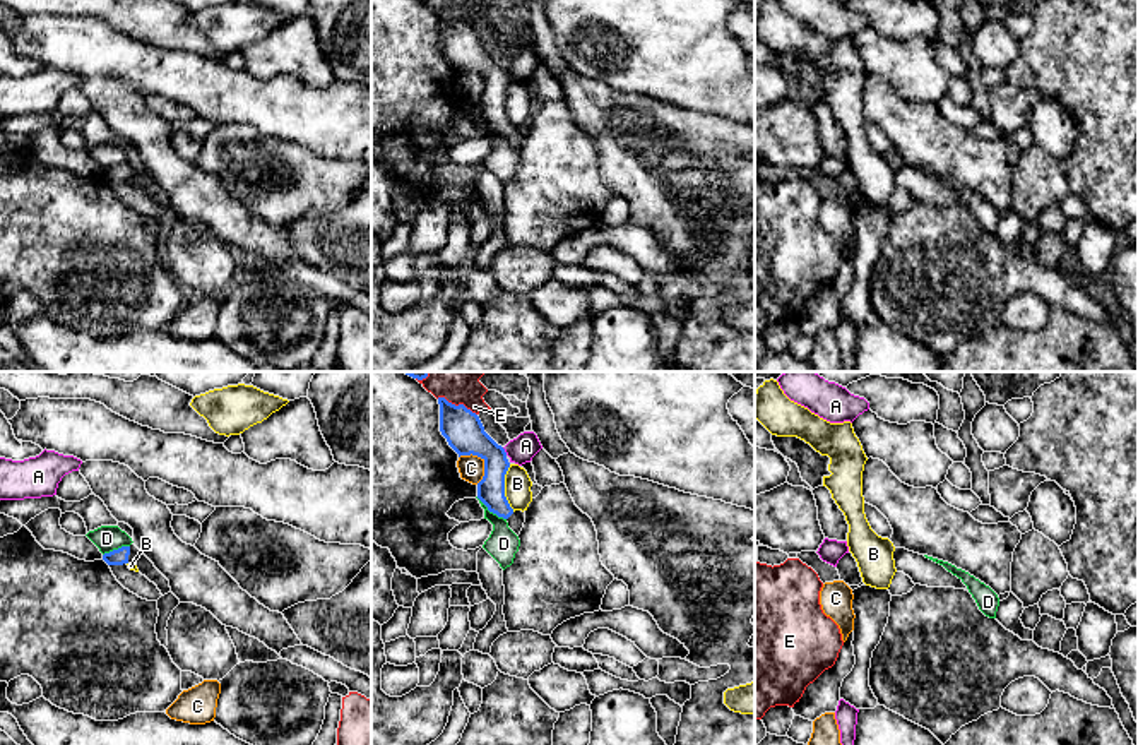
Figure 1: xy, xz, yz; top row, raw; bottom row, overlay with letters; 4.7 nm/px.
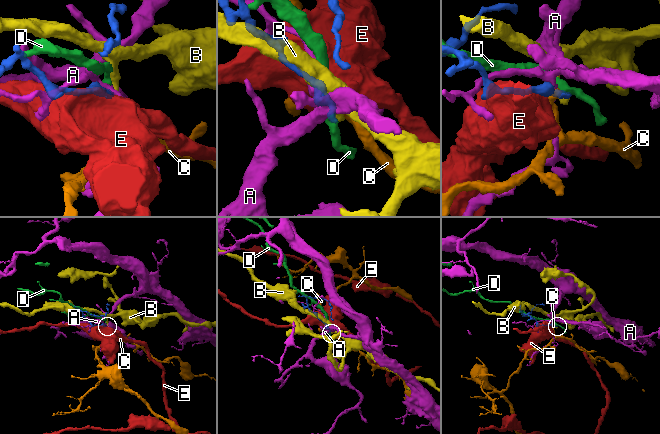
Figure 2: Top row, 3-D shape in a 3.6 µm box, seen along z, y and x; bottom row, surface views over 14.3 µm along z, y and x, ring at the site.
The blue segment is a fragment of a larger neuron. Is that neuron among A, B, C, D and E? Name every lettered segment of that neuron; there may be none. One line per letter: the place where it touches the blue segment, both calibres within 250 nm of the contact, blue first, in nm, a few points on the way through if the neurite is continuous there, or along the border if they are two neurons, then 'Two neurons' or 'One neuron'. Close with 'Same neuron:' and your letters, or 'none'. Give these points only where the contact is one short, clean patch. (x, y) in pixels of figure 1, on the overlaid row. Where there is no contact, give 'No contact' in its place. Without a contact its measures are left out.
A: Touches blue at xz (503, 451). Thickness 190 nm (blue) against 120 nm. Boundary: xz (502, 447), (507, 454). Two neurons
B: Touches blue at xz (503, 488). Thickness 130 nm (blue) against 130 nm. Boundary: xz (509, 464), (505, 499), (514, 511). Two neurons
C: Touches blue at xz (485, 461). Thickness 190 nm (blue) against 120 nm. Boundary: xz (461, 454), (476, 454), (483, 461), (483, 478), (478, 483). Two neurons
D: Touches blue at xz (491, 511). Thickness 130 nm (blue) against 150 nm. Two neurons
E: Touches blue at xz (459, 405). Thickness 190 nm (blue) against 240 nm. Two neurons
Same neuron: none

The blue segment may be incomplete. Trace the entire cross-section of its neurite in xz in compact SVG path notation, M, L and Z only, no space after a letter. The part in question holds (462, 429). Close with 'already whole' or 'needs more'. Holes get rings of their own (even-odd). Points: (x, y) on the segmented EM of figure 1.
M438 397L440 432L448 445L460 456L477 456L484 461L484 476L477 483L477 498L489 512L503 517L508 527L519 536L525 510L513 510L505 497L505 474L510 468L507 452L486 432L476 413L464 404L452 404Z | needs more

